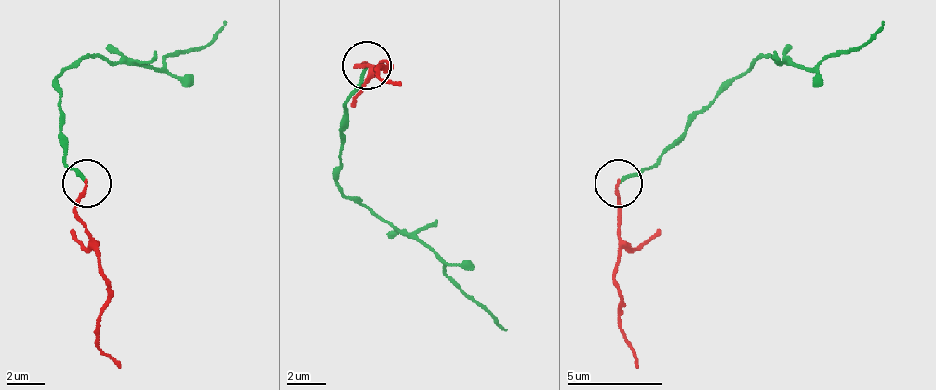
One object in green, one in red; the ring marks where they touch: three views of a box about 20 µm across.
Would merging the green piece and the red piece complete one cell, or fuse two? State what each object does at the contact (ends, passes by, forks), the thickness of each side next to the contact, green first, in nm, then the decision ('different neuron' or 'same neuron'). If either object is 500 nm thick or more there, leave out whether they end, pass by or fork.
green ends | red ends | 130/170 nm | different neuron

